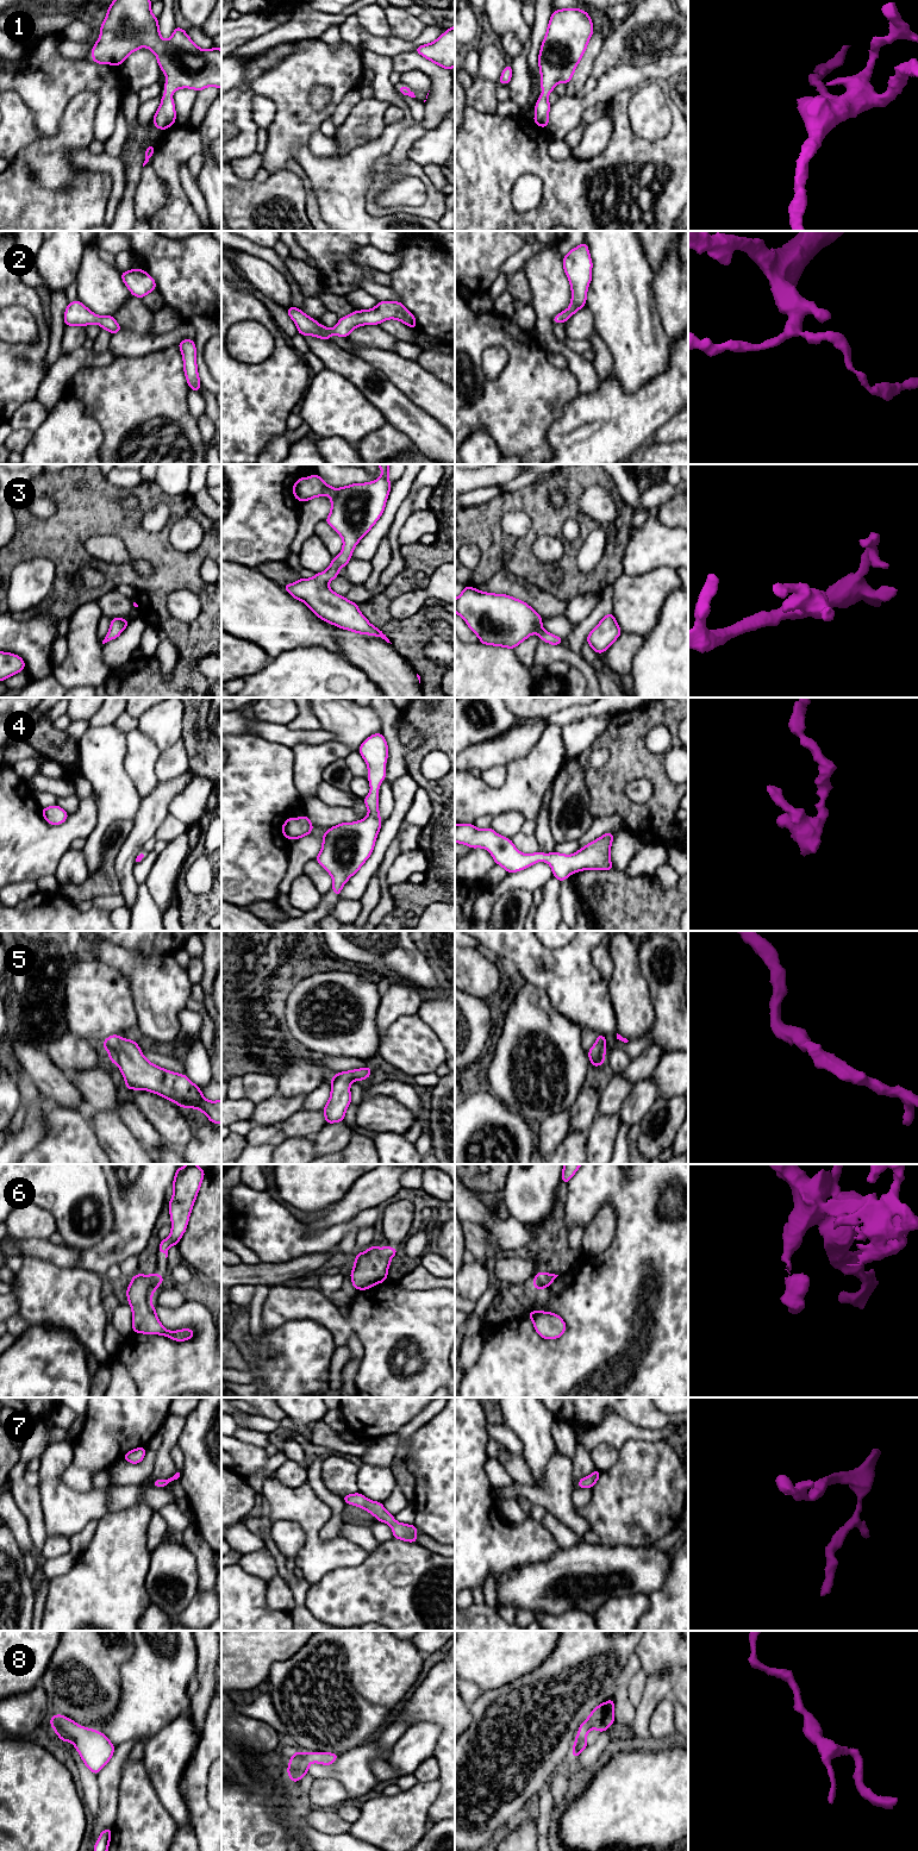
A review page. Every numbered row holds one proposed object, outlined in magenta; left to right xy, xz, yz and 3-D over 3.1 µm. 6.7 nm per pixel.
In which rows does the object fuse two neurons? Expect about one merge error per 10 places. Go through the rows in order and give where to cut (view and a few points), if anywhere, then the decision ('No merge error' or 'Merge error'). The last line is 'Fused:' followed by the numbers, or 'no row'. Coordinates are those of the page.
1: No split. No merge error
2: No split. No merge error
3: No split. No merge error
4: No split. No merge error
5: No split. No merge error
6: No split. No merge error
7: No split. No merge error
8: No split. No merge error
Fused: no row

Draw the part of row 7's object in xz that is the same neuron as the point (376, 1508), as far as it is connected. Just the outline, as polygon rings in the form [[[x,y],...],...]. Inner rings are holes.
[[[361,1493],[342,1496],[345,1503],[357,1506],[373,1514],[379,1521],[392,1526],[393,1537],[404,1542],[418,1543],[416,1532],[418,1528],[414,1525],[396,1522],[394,1517],[389,1514],[383,1503],[371,1501]]]

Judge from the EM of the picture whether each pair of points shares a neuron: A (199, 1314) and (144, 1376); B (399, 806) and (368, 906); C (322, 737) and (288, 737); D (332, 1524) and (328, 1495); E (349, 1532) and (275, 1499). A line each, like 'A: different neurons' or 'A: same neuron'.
A: same neuron
B: different neurons
C: same neuron
D: same neuron
E: different neurons

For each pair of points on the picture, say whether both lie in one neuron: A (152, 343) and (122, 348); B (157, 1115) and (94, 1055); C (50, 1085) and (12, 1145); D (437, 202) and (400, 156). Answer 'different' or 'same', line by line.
A: same
B: same
C: different
D: different

